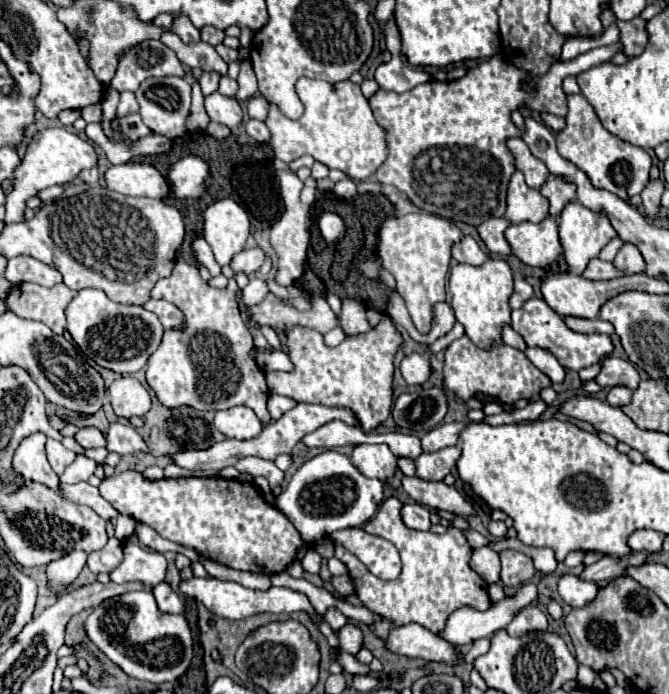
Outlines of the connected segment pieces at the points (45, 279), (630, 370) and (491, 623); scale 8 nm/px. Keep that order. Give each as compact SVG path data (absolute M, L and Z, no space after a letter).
M27 255L9 259L5 277L15 285L31 281L31 283L37 283L37 285L43 285L43 287L53 287L53 285L63 281L61 273L55 267L45 265L45 263L41 263L33 257L27 257Z
M605 357L601 363L601 371L595 377L595 381L601 387L615 387L615 385L625 385L629 389L635 389L639 383L639 373L637 369L625 361L625 359L617 359L617 357Z
M525 583L515 593L515 597L501 599L493 603L493 607L489 607L487 611L461 607L447 619L445 631L439 635L453 645L465 645L481 637L491 637L495 631L509 625L513 615L521 611L525 605L529 605L535 597L537 597L537 587L533 583Z

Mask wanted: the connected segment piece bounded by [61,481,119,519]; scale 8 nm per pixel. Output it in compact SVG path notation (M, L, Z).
M81 481L81 483L75 483L75 485L65 485L61 483L61 495L67 497L69 501L75 501L75 503L83 503L83 505L89 505L99 517L103 519L115 519L119 513L115 511L115 507L105 501L99 493L97 487L89 485L87 481Z

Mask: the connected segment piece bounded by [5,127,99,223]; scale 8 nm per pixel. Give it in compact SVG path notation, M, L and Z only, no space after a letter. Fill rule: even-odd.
M53 127L53 129L45 129L41 133L37 133L21 161L21 165L15 171L13 177L13 191L7 195L7 215L5 215L5 223L15 223L15 221L23 221L23 209L25 209L25 201L33 195L37 195L39 189L51 187L51 185L65 185L71 183L79 177L81 171L97 167L99 165L99 155L95 153L93 145L85 139L81 139L79 135L63 129L63 127Z

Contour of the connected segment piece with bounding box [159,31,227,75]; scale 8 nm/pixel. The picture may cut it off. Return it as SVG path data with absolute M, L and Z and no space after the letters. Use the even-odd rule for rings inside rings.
M167 31L161 33L159 41L167 45L171 51L175 51L177 59L185 63L189 69L201 69L201 71L215 71L219 75L227 75L227 63L217 55L215 47L209 43L195 43L195 45L185 45L175 33Z

